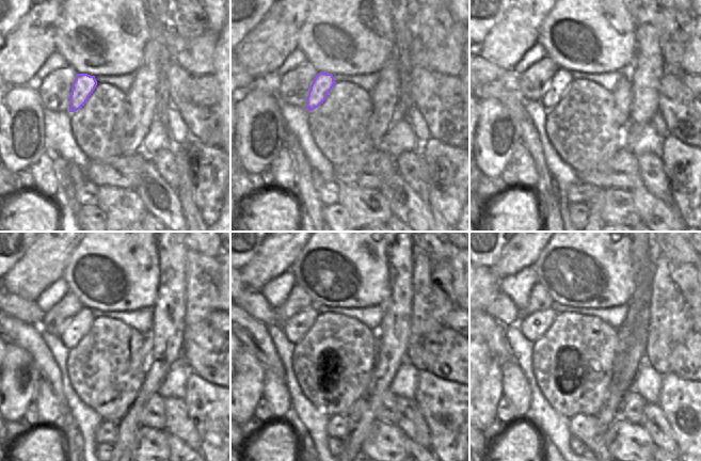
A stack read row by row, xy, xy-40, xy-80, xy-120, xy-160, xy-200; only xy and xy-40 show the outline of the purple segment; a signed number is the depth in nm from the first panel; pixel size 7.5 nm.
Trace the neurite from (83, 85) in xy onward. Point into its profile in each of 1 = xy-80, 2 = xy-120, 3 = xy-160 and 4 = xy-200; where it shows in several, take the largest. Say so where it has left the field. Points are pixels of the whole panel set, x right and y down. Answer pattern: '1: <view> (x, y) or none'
1: xy-80 (561, 80)
2: xy-120 (80, 324)
3: xy-160 (295, 329)
4: xy-200 (534, 326)

